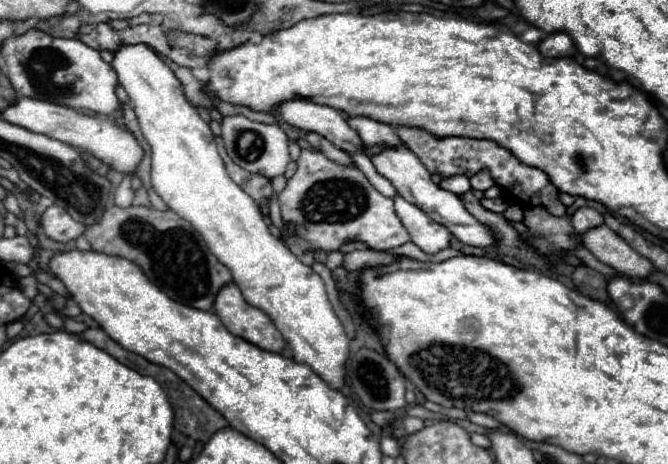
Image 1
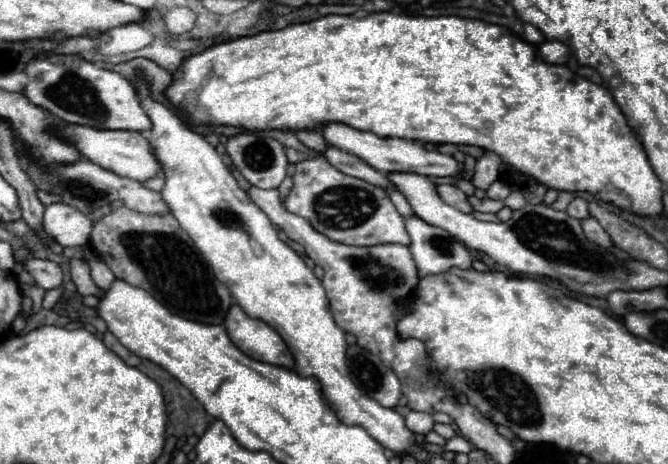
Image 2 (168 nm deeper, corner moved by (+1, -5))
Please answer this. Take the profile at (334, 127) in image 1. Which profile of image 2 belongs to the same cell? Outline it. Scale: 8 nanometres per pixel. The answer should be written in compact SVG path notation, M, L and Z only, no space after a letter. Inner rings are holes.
M340 122L324 124L322 136L330 146L358 156L368 166L372 166L384 174L388 174L388 172L414 172L414 174L422 174L422 176L430 176L430 178L460 176L462 174L458 168L458 162L452 156L440 154L436 150L426 150L420 142L412 142L412 140L404 140L404 138L380 138L372 132L362 132L362 130L350 128L350 126L340 124Z

